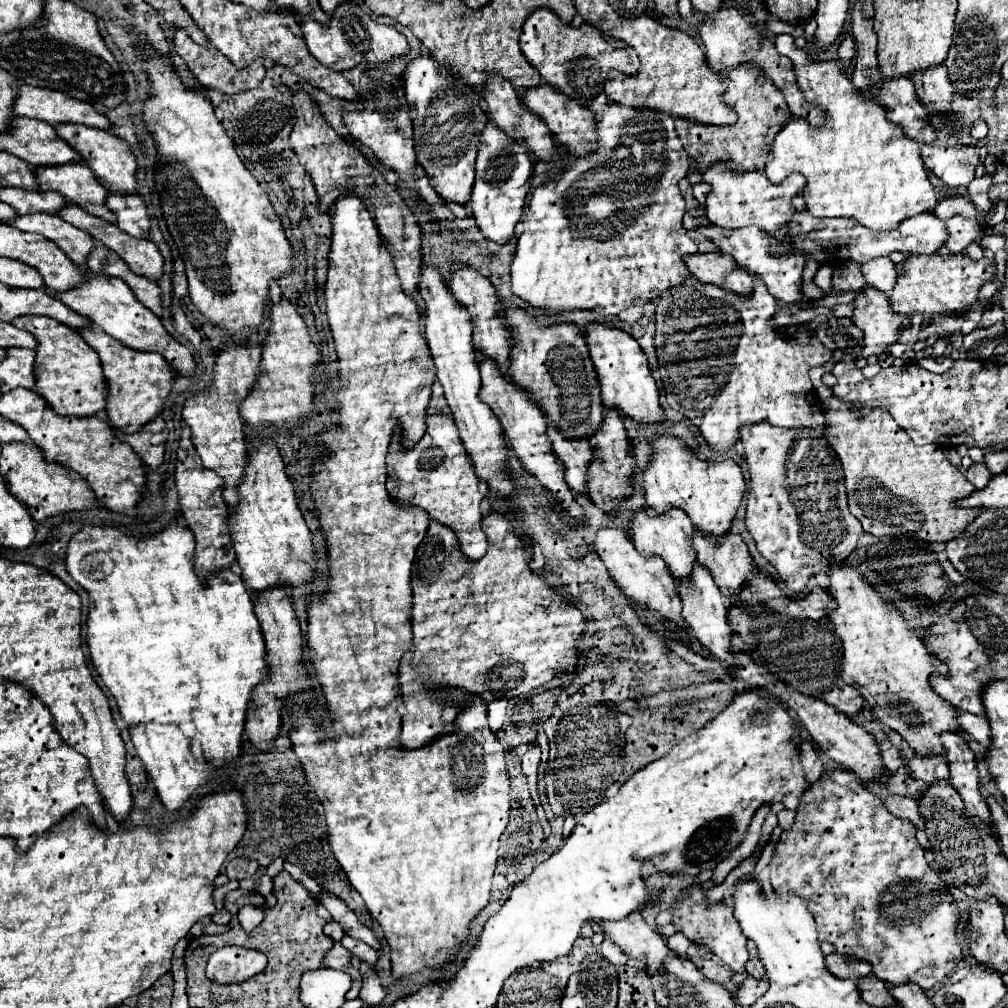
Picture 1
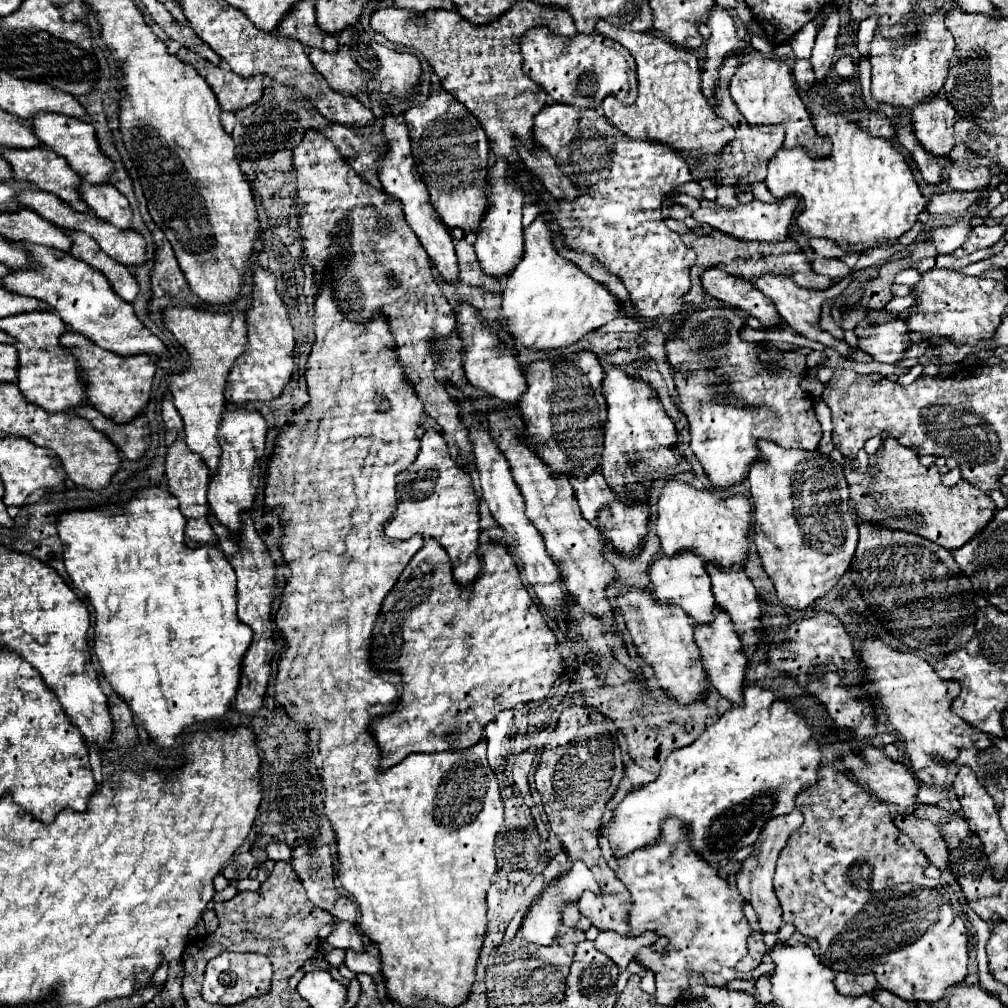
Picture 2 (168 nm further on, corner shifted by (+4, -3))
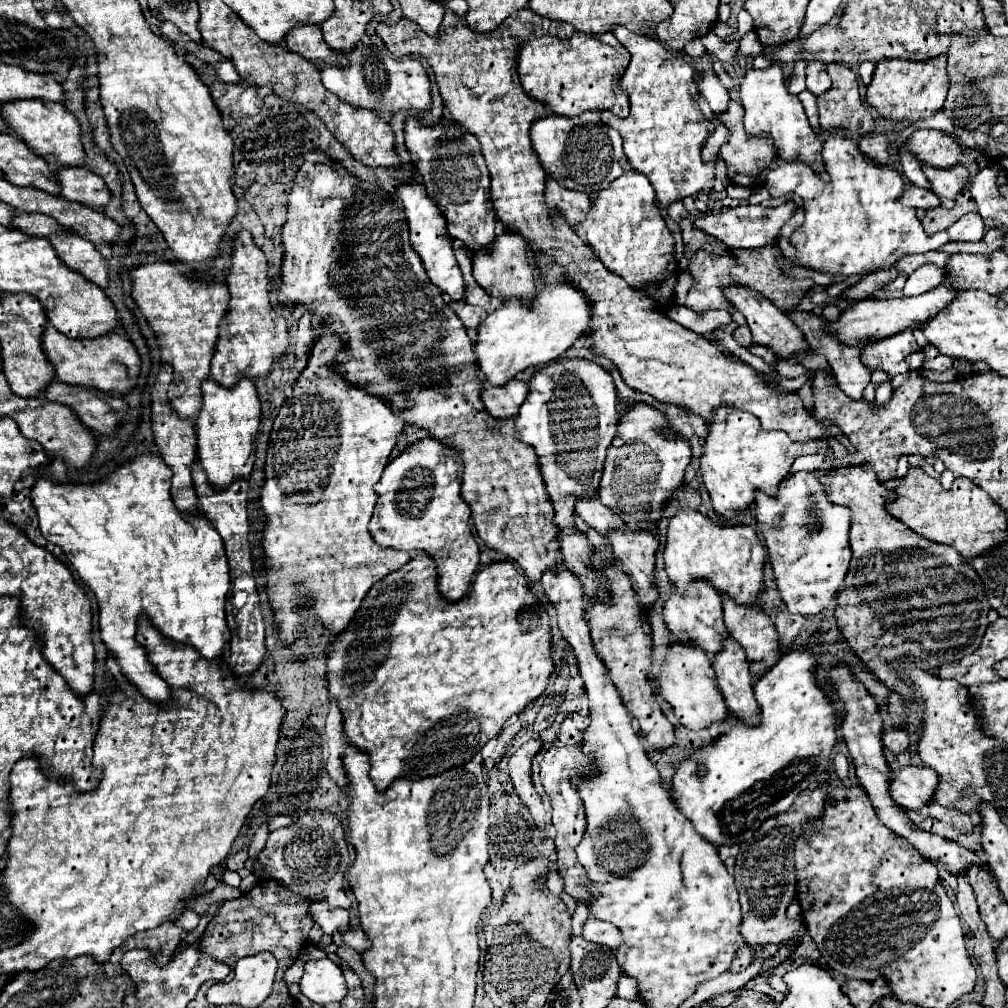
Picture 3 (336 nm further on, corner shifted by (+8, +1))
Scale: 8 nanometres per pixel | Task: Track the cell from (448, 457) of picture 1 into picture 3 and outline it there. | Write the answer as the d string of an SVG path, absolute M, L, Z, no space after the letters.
M424 438L386 466L380 482L376 484L378 504L370 520L370 532L376 544L406 552L420 550L426 552L430 558L434 558L438 568L438 592L448 602L458 602L466 596L472 576L480 566L480 550L470 530L470 508L460 496L460 482L462 482L462 462L456 456L456 452L436 442L434 438Z

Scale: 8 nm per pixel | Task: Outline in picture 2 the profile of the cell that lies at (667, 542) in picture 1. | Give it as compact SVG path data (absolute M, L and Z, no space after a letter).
M664 552L658 554L658 558L652 560L650 564L650 580L654 584L652 592L654 598L660 602L672 602L680 608L684 608L686 614L690 614L696 622L706 624L712 622L712 612L714 612L714 596L710 590L710 578L704 570L704 562L700 560L700 556L692 554L692 552L676 552L676 556L664 556Z

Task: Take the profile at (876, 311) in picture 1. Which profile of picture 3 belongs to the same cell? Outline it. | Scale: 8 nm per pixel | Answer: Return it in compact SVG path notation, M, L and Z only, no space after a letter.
M912 330L902 334L878 340L870 346L862 348L864 366L870 370L884 370L890 378L896 374L908 374L910 366L906 364L906 356L916 352L918 344L912 336Z

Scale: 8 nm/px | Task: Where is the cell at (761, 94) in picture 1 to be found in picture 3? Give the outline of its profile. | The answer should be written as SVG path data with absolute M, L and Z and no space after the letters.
M730 100L730 108L718 116L718 120L722 120L722 124L728 128L730 132L730 140L728 144L724 144L720 148L720 158L726 162L726 170L728 170L728 178L734 182L734 184L740 184L740 186L760 186L764 182L764 172L766 170L772 170L776 168L776 150L774 150L774 144L772 144L772 138L770 136L754 136L750 138L746 132L744 132L744 124L742 124L742 118L744 118L744 108L738 100Z

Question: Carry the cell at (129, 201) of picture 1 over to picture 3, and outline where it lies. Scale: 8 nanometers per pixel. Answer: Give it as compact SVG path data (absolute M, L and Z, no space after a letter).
M58 168L56 180L60 184L60 194L66 200L80 202L94 208L104 208L110 202L110 192L100 176L88 168Z

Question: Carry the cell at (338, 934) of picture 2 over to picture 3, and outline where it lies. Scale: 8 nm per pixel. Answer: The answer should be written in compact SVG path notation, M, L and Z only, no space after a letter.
M312 902L310 912L314 922L322 926L326 934L334 934L338 928L348 928L348 910L330 906L328 902Z

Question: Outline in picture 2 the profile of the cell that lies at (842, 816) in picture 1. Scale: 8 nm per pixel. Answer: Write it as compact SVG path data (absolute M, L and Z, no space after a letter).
M832 770L828 778L824 776L798 794L796 808L804 814L804 824L780 852L774 890L784 922L794 924L800 934L820 944L822 962L842 972L872 972L880 988L908 1002L936 1002L948 986L962 982L968 974L968 930L964 920L952 908L948 886L924 876L928 858L892 822L888 804L874 800L846 774Z

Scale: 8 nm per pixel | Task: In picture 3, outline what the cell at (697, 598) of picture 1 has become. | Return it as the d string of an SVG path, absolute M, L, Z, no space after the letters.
M732 638L724 640L724 650L712 658L712 666L716 670L718 686L728 710L738 720L758 720L760 706L754 698L752 676L748 672L748 662L740 644L736 644Z

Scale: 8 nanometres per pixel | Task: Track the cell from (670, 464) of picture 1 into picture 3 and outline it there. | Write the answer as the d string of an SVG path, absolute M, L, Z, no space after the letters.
M682 508L674 518L670 518L668 526L668 542L664 550L664 562L666 572L672 584L680 590L680 594L686 592L688 584L694 580L706 580L722 594L728 594L736 604L740 606L752 606L758 604L758 596L764 590L764 562L766 562L766 550L758 542L758 536L750 526L716 526L708 516L700 512L692 512L688 508Z

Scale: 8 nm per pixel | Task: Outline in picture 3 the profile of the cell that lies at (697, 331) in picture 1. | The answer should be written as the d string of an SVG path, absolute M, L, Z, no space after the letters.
M718 408L714 420L708 424L708 440L700 458L704 484L710 492L712 506L722 518L746 512L754 502L756 492L776 496L778 484L788 478L792 462L802 454L816 454L816 442L792 442L786 432L762 430L760 420L736 408Z

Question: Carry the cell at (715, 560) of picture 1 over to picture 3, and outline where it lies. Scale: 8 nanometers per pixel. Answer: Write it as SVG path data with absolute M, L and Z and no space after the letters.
M722 594L722 604L724 604L724 622L730 630L730 636L738 640L738 644L746 652L746 660L752 666L750 672L758 680L768 668L772 668L780 660L780 638L778 632L770 620L770 616L760 608L760 606L740 606L728 596Z

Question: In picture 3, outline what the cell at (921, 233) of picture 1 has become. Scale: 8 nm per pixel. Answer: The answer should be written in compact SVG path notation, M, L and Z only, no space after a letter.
M966 214L948 228L948 234L952 240L978 242L984 238L986 226L984 226L984 220L980 218L980 214Z

